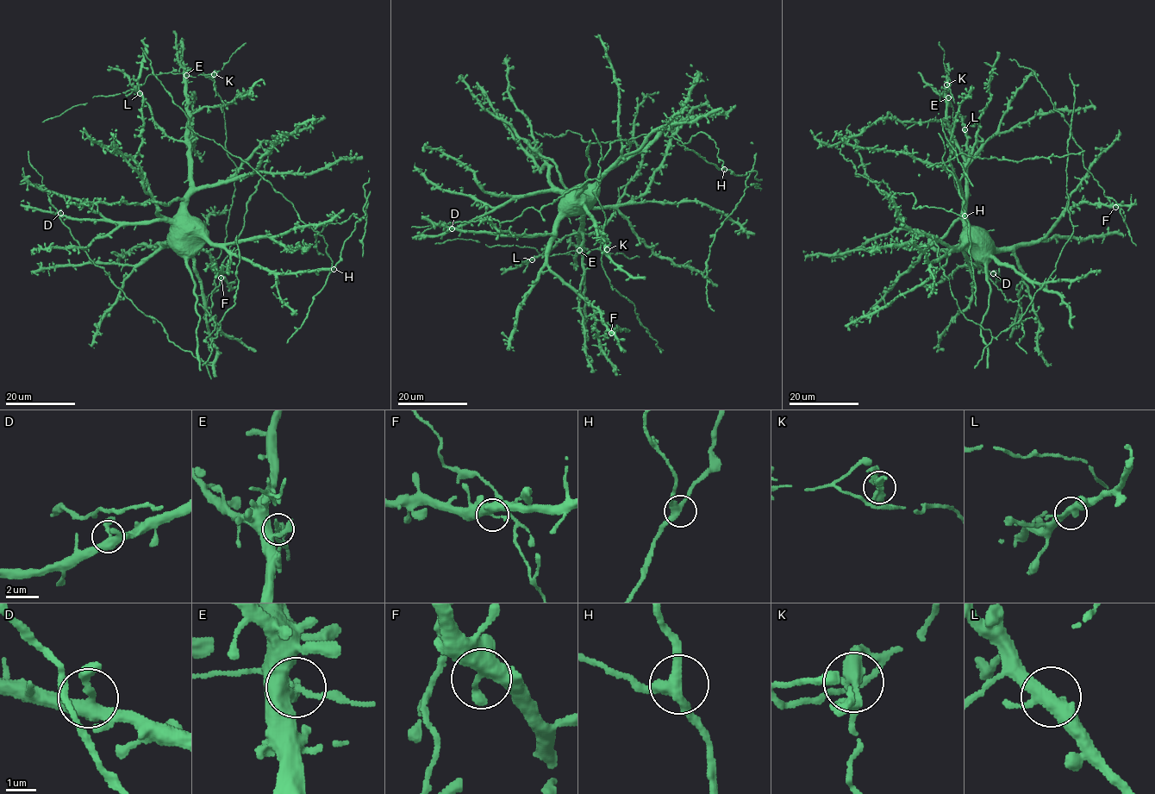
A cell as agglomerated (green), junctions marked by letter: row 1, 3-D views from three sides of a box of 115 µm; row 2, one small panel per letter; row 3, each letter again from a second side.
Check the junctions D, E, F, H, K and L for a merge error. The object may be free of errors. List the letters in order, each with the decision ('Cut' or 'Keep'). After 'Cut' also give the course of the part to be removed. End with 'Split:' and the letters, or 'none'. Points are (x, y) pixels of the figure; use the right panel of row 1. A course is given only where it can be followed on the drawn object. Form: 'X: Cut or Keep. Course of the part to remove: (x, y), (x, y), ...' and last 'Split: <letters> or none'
D: Keep
E: Keep
F: Keep
H: Keep
K: Cut. Course of the part to remove: (947, 84), (955, 103)
L: Keep
Split: K

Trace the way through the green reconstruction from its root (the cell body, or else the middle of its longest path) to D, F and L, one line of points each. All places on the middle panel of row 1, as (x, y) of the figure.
D: (578, 192), (571, 189), (542, 190), (517, 195), (483, 215), (452, 228)
F: (578, 192), (573, 198), (573, 213), (559, 221), (548, 254), (548, 265), (599, 310), (602, 323), (611, 333)
L: (578, 192), (577, 203), (581, 212), (580, 233), (564, 236), (554, 246), (546, 247), (543, 254), (532, 259)

